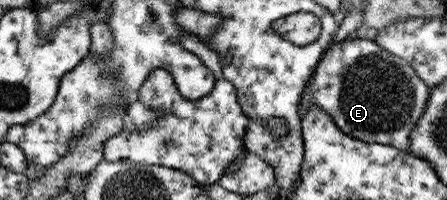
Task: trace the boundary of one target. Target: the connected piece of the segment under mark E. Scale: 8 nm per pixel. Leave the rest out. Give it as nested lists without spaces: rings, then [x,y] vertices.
[[[357,34],[331,44],[323,52],[323,58],[301,96],[299,115],[303,118],[315,103],[352,138],[393,146],[409,153],[412,133],[423,117],[429,96],[431,89],[407,61],[387,52],[374,40]]]

